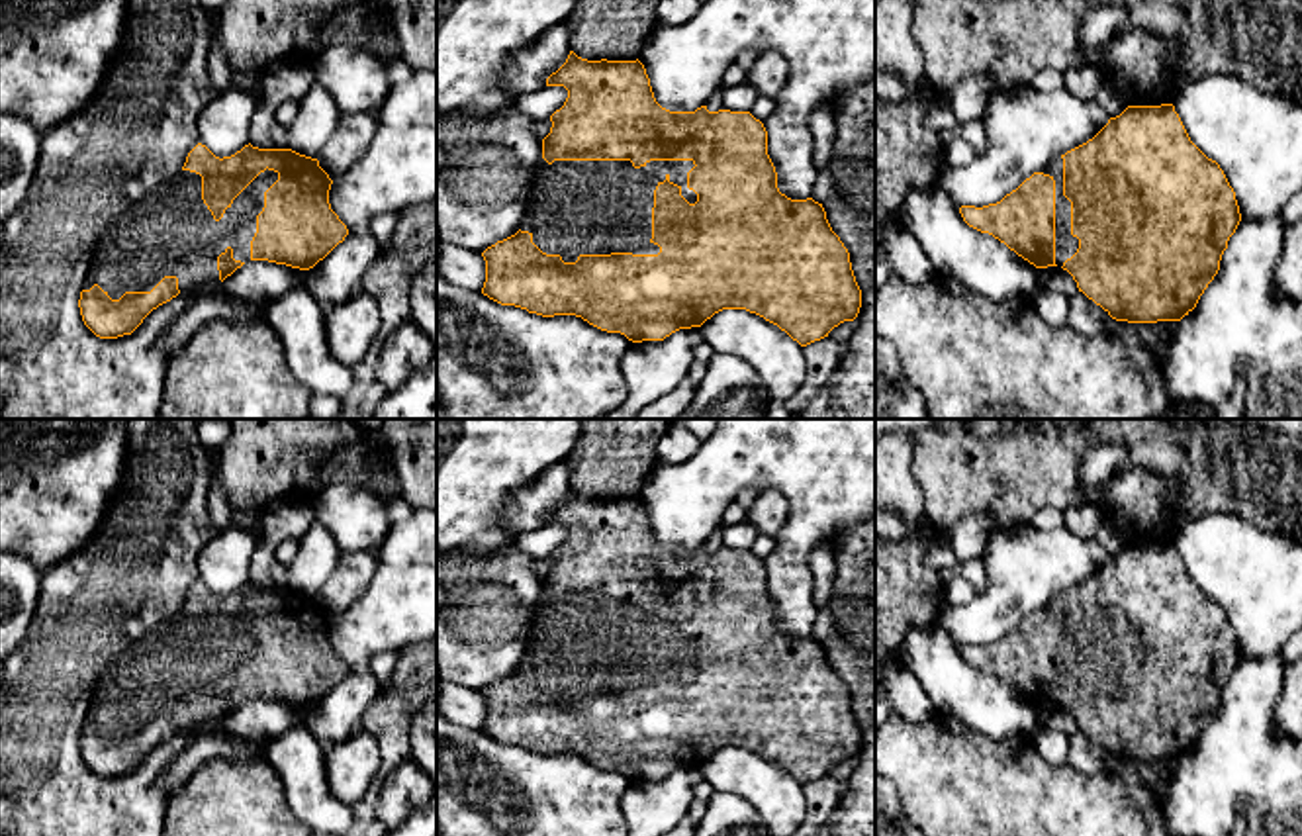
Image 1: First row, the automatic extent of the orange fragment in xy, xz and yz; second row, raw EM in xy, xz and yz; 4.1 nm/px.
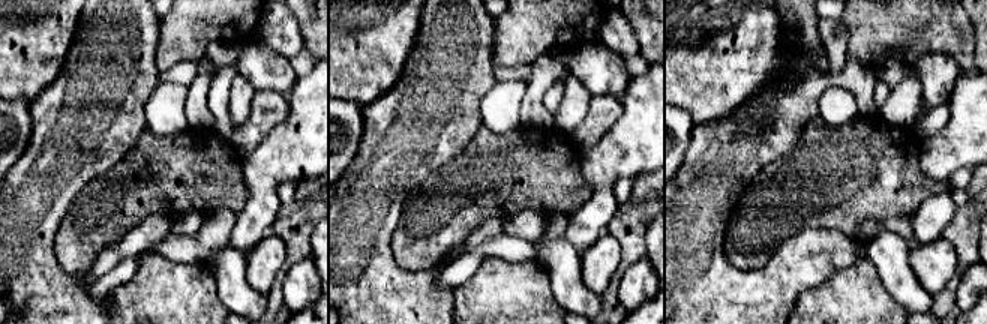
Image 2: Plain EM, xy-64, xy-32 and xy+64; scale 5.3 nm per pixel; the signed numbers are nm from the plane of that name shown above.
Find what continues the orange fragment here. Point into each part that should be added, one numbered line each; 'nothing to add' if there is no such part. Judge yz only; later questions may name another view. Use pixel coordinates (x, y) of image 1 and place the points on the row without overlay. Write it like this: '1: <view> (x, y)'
1: yz (1066, 684)

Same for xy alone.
1: xy (171, 672)

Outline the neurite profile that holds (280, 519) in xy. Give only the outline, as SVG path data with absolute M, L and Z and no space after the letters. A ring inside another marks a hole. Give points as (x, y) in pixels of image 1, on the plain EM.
M270 499L260 509L262 536L258 538L251 562L249 581L258 587L290 587L288 568L276 560L276 546L284 538L302 538L317 523L307 499Z

